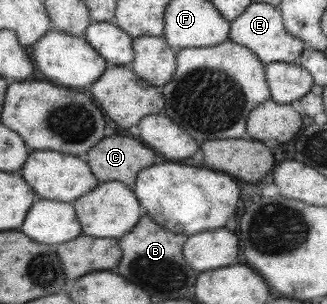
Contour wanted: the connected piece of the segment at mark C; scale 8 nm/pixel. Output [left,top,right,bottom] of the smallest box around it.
[88,137,154,188]

